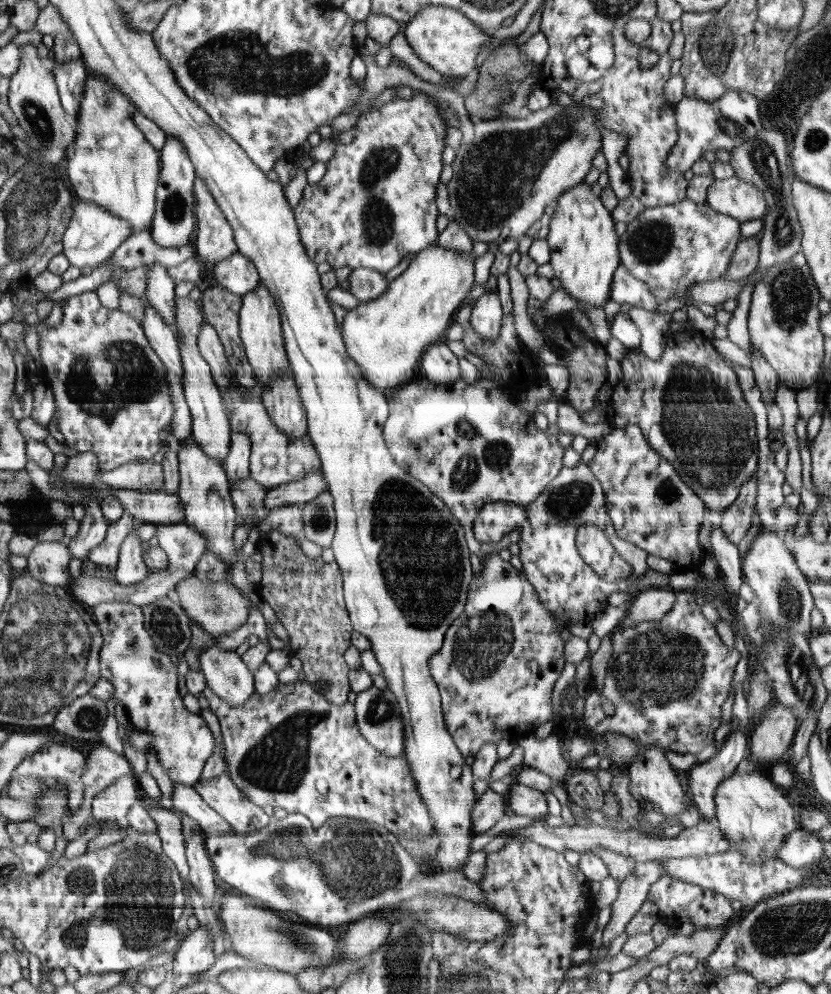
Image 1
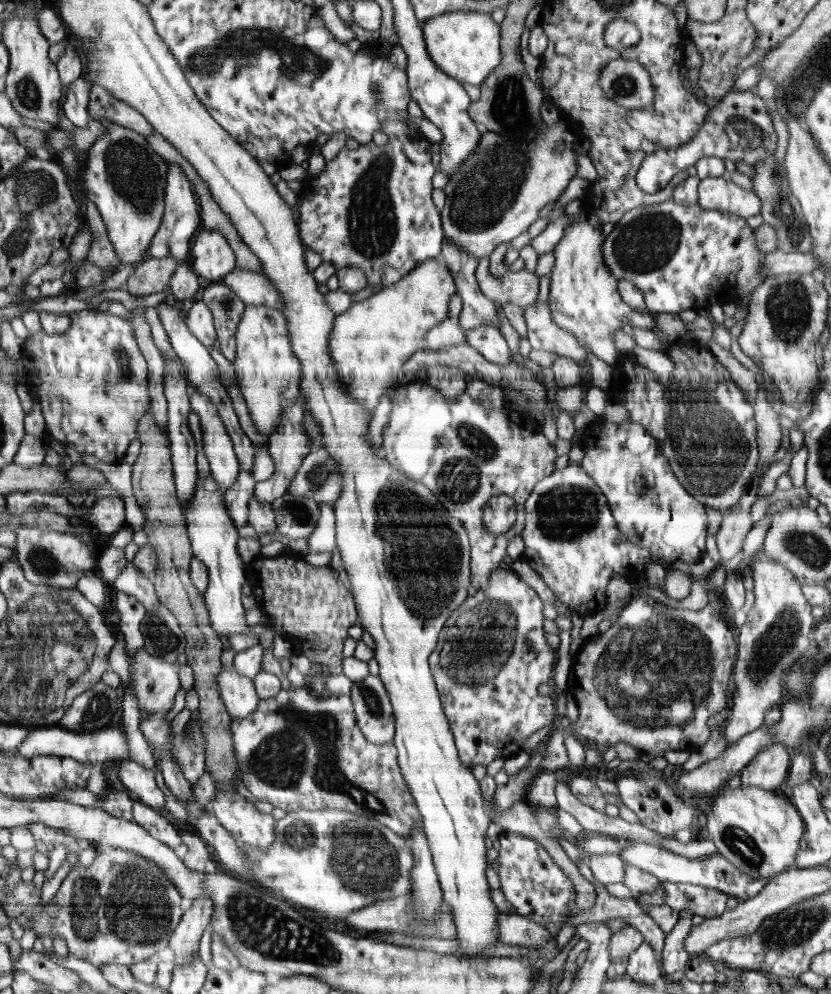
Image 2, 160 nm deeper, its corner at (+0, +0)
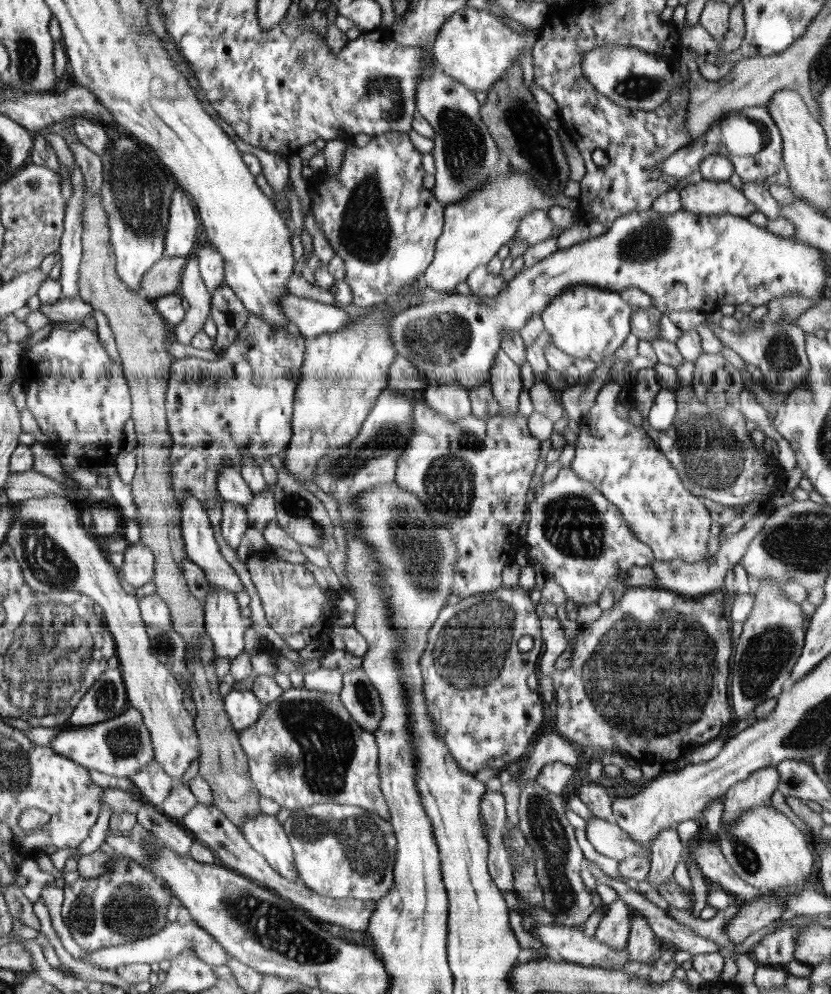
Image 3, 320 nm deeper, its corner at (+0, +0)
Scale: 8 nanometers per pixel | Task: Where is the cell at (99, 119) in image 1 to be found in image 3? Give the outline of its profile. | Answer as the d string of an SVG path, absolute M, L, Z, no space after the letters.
M123 136L113 138L112 144L107 150L105 156L101 157L103 170L103 183L101 187L101 197L103 198L103 205L107 210L106 214L109 216L109 226L111 229L111 243L115 251L115 269L122 278L123 283L133 292L138 292L141 296L141 282L145 278L145 274L152 269L153 265L166 256L166 242L168 210L170 208L170 196L173 196L174 175L170 176L164 174L160 168L162 166L160 159L154 156L151 149L143 142L135 140L132 136Z

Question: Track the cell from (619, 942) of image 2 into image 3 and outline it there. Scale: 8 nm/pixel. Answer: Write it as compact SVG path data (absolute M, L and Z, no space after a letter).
M619 897L610 903L606 914L598 924L595 938L608 946L608 949L622 950L627 946L631 911L626 898Z

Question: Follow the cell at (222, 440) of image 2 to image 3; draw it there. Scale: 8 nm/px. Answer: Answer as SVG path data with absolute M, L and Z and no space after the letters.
M225 462L225 468L217 476L217 490L223 501L229 501L247 507L253 499L253 492L243 479L241 472L231 462Z

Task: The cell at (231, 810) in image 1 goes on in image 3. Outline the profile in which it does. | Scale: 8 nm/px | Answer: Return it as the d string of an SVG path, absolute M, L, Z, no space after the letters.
M261 813L256 818L247 818L240 830L280 876L290 882L301 882L295 865L293 846L284 828L276 820L276 815Z

